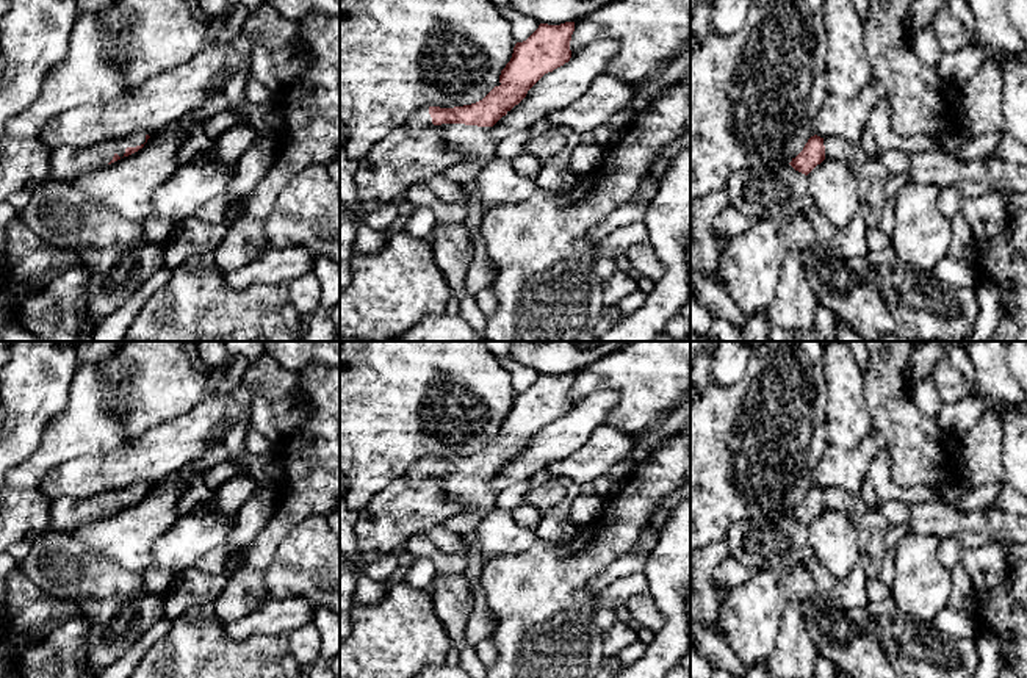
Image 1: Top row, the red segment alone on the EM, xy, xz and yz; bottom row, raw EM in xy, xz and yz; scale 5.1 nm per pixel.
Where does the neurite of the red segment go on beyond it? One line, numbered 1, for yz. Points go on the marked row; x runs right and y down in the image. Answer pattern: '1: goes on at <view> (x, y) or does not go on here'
1: goes on at yz (871, 174)

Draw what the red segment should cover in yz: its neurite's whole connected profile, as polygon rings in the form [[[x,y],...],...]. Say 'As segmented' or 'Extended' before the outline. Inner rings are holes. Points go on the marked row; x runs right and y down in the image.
Extended. [[[811,136],[803,150],[789,163],[808,175],[825,158],[842,161],[853,172],[863,202],[867,205],[867,227],[878,227],[885,202],[885,183],[889,169],[880,158],[869,157],[858,144],[828,136]]]

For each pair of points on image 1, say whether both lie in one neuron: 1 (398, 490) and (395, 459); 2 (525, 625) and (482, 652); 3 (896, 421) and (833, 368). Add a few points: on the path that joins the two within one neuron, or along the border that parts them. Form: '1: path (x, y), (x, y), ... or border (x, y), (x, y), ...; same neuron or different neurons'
1: border (404, 475), (390, 479), (368, 501); different neurons
2: border (489, 639), (495, 652), (495, 661); different neurons
3: border (863, 370), (863, 395), (874, 428); different neurons

